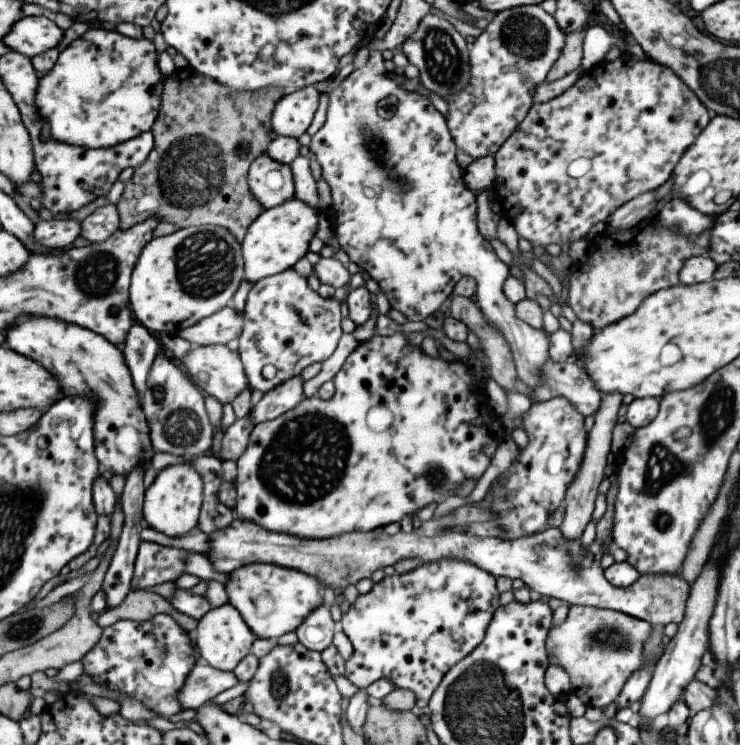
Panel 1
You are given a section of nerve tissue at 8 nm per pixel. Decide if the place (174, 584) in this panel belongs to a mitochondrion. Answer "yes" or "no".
no

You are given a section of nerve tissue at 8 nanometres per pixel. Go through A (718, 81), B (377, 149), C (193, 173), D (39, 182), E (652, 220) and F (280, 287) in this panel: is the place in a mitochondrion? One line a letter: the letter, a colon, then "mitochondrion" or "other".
A: mitochondrion
B: mitochondrion
C: mitochondrion
D: other
E: other
F: other

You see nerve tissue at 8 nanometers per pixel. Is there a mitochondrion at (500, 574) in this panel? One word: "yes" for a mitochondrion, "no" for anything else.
no

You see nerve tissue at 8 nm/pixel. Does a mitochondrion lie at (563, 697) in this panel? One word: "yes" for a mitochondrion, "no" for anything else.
no

